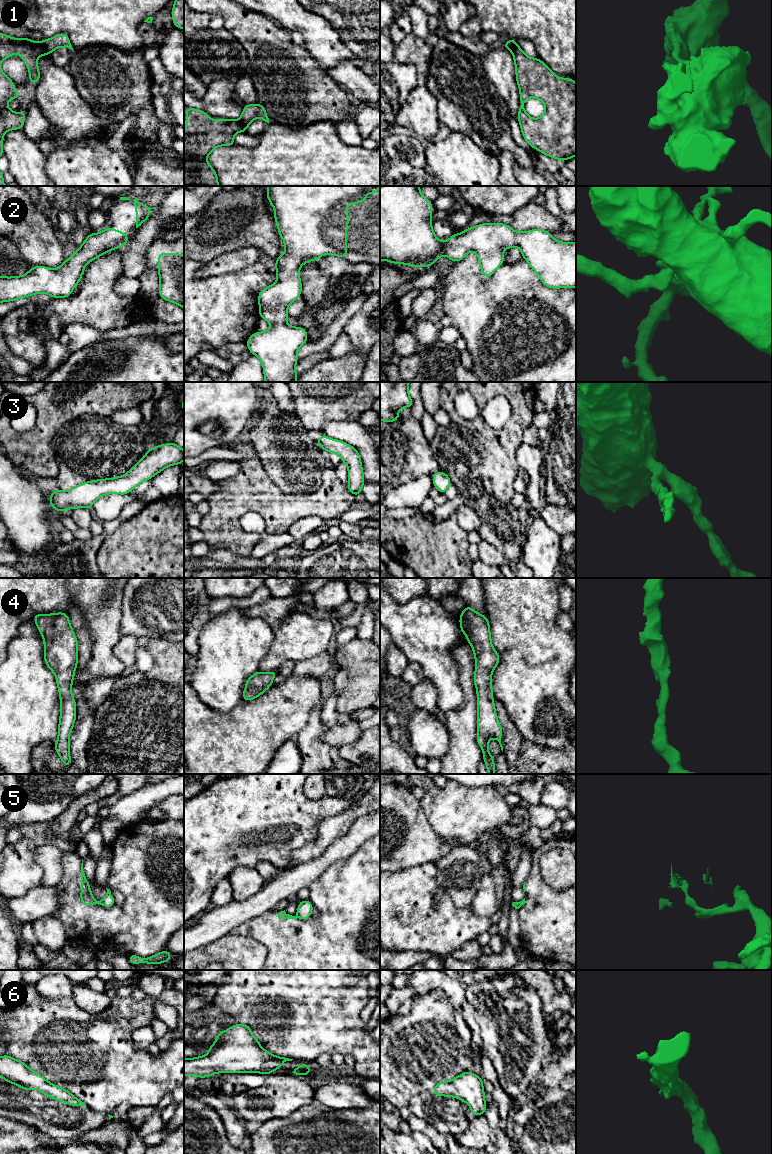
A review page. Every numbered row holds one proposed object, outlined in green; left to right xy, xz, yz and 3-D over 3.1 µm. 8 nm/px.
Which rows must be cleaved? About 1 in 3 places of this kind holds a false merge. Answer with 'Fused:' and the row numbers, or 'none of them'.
Fused: 1, 5

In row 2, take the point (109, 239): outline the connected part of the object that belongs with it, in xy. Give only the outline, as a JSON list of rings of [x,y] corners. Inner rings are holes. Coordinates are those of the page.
[[[107,227],[100,233],[88,234],[78,250],[58,269],[45,266],[33,266],[25,275],[4,277],[0,276],[0,302],[9,302],[39,293],[47,293],[52,298],[65,298],[72,295],[73,288],[80,283],[87,263],[116,248],[122,248],[129,240],[129,236],[112,227]]]

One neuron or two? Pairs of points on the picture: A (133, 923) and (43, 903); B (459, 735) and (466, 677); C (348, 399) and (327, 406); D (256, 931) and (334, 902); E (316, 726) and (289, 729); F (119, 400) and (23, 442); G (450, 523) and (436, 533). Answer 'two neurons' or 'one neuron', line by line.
A: two neurons
B: one neuron
C: one neuron
D: one neuron
E: two neurons
F: one neuron
G: one neuron

